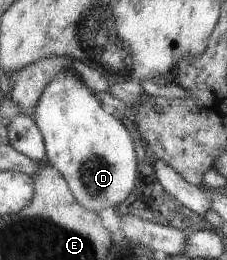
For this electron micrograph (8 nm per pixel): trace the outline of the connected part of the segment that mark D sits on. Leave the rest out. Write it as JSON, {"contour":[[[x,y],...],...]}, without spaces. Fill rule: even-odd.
{"contour":[[[60,71],[54,76],[50,85],[44,90],[35,111],[34,118],[44,134],[48,162],[69,181],[70,189],[80,205],[84,205],[94,213],[108,207],[118,208],[118,205],[122,205],[134,191],[138,179],[140,161],[138,161],[134,139],[128,127],[116,116],[117,114],[111,114],[111,110],[100,103],[96,92],[92,91],[92,88],[86,85],[82,77],[74,71]]]}

